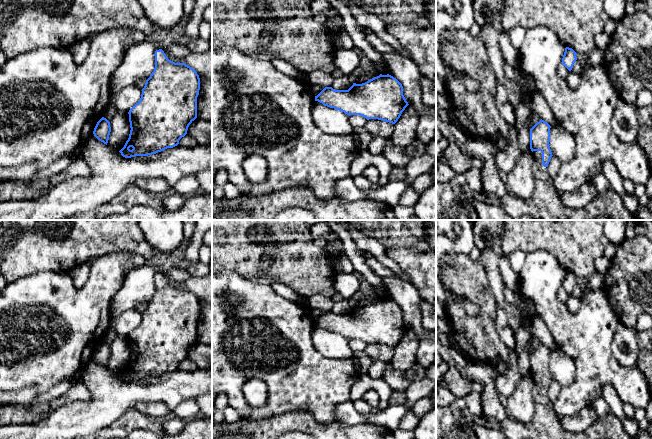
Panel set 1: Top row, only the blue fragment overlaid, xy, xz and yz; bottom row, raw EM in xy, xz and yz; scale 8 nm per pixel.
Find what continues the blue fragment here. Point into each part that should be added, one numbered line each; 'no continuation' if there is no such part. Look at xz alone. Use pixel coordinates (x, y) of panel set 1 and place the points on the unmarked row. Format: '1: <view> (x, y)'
no continuation

